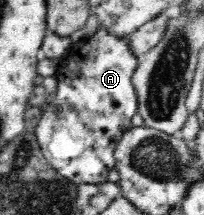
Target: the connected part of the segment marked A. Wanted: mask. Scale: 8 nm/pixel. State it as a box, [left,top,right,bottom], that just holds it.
[36,28,138,185]

